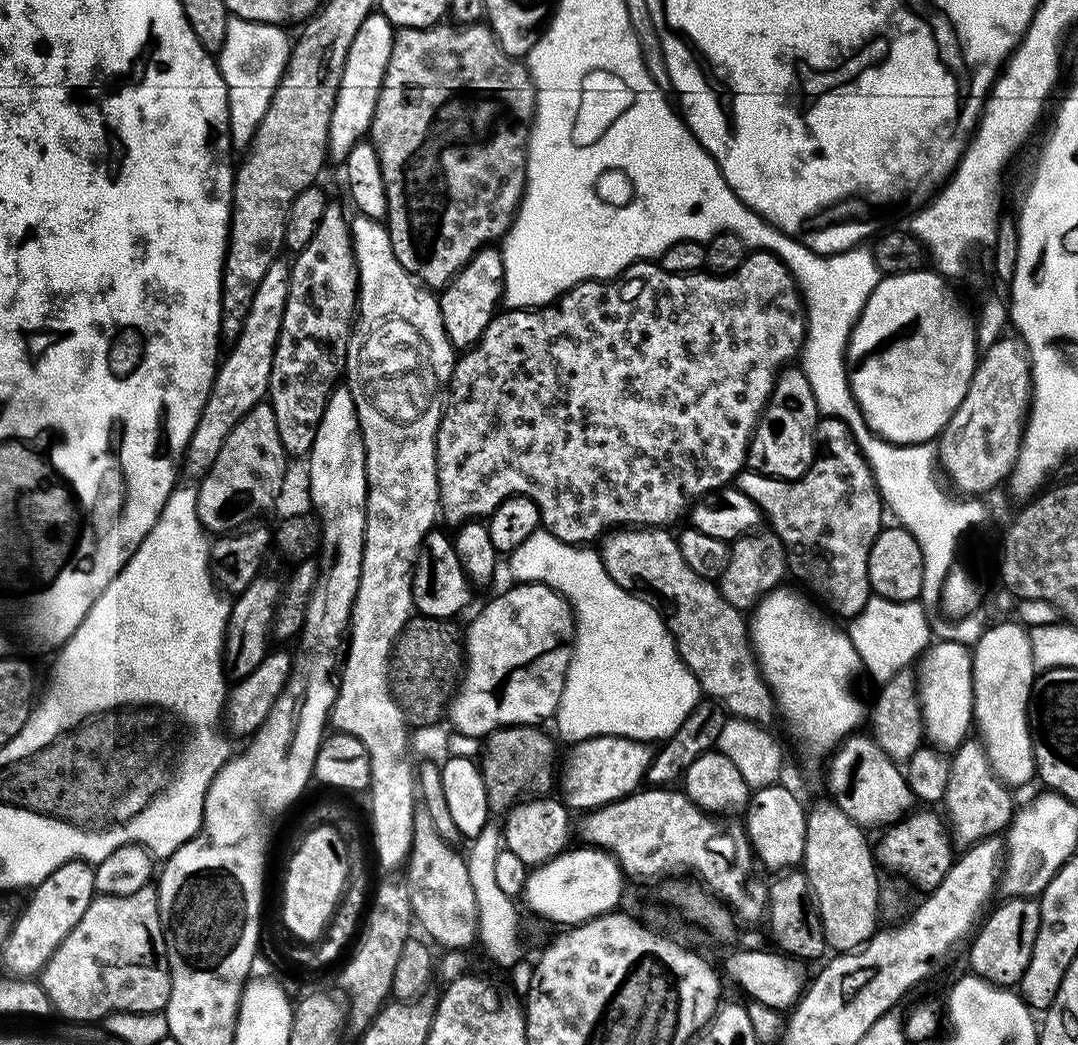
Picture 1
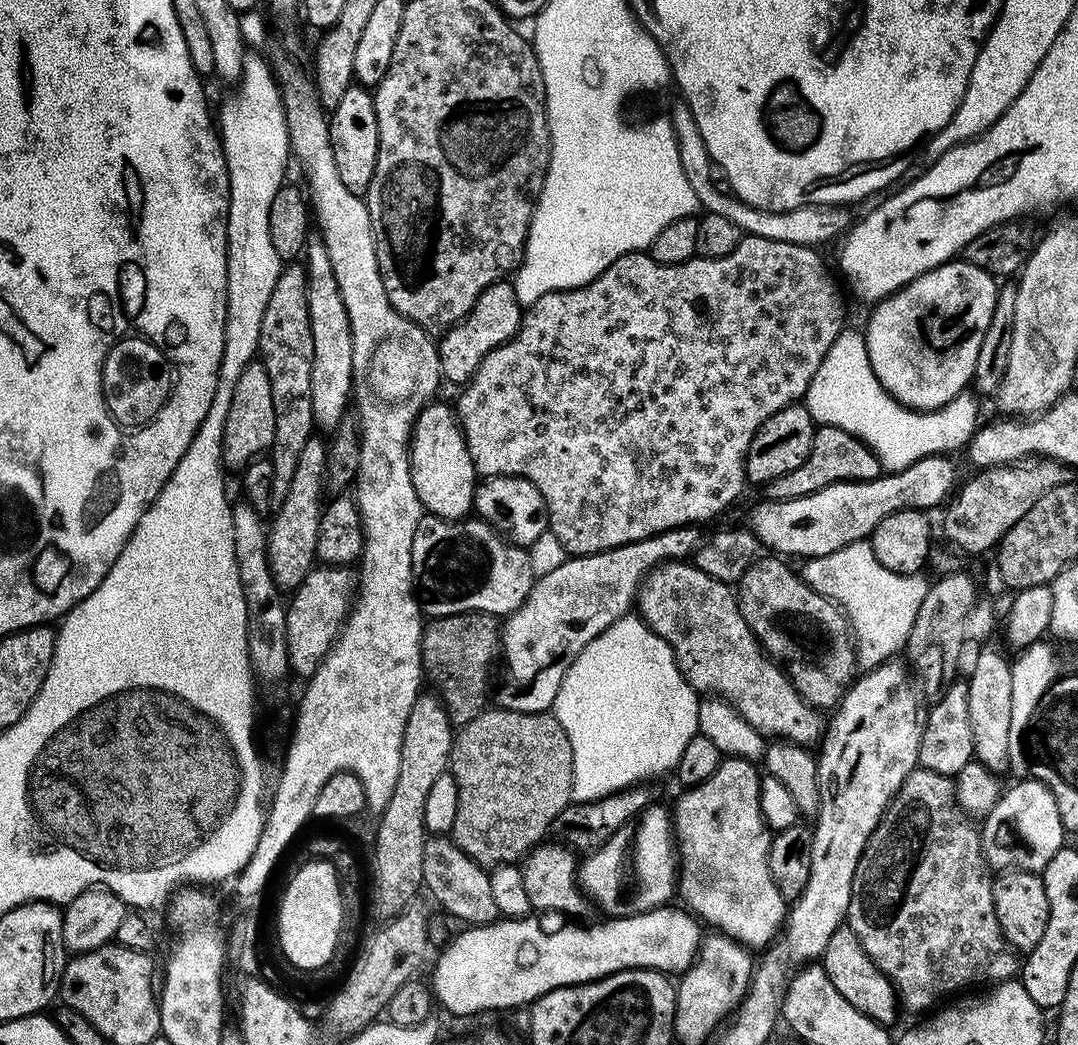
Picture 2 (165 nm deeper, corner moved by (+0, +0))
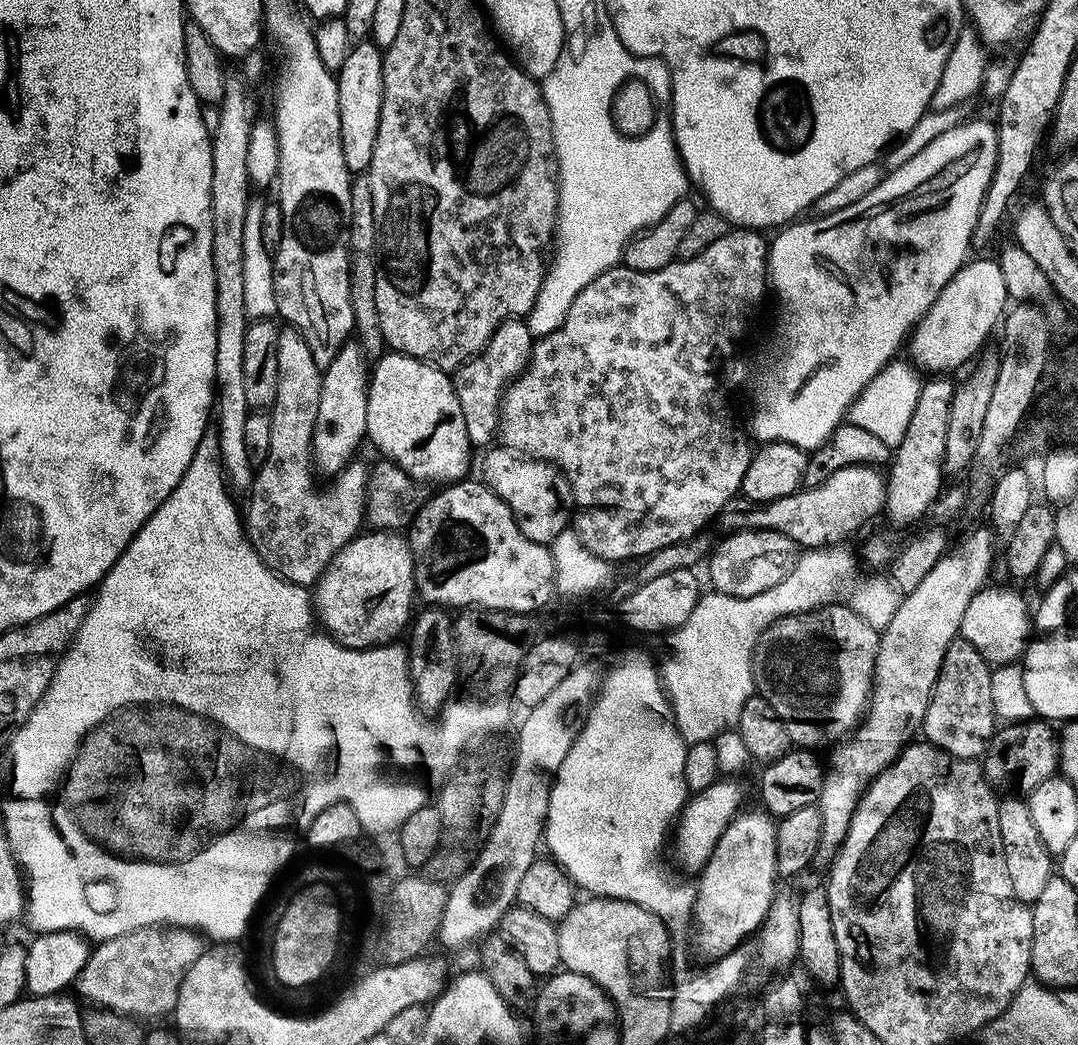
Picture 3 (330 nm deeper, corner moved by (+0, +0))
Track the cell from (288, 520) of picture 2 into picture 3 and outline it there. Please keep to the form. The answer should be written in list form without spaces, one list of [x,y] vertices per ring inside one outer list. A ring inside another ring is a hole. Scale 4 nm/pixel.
[[[345,342],[334,354],[334,362],[322,370],[318,418],[314,418],[312,435],[312,462],[319,471],[321,468],[327,474],[340,472],[353,461],[352,455],[359,450],[360,443],[365,443],[369,379],[370,361],[356,342]]]

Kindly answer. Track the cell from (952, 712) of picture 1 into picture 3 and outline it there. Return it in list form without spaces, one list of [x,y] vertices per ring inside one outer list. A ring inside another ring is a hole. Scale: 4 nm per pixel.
[[[986,586],[976,592],[960,623],[960,636],[992,666],[1015,663],[1027,649],[1032,630],[1030,608],[1025,600],[1006,586]]]

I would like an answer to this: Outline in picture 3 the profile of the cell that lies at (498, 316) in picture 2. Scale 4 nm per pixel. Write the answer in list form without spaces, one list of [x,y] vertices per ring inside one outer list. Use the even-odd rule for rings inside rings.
[[[523,319],[507,320],[494,330],[490,342],[486,342],[477,356],[456,369],[452,385],[458,394],[458,406],[462,406],[462,418],[466,421],[466,434],[473,446],[488,446],[497,439],[504,392],[528,365],[533,343],[531,327]]]

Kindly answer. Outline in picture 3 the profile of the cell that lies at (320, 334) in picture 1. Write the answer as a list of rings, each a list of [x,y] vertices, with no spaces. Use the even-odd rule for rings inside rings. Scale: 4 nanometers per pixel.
[[[291,326],[280,328],[278,334],[278,394],[271,406],[270,450],[266,462],[255,469],[252,487],[247,489],[248,505],[242,508],[244,535],[254,546],[258,558],[277,576],[311,589],[320,580],[320,575],[328,569],[333,560],[349,542],[361,531],[360,523],[365,523],[364,494],[368,491],[369,465],[358,462],[348,463],[340,472],[331,477],[325,488],[319,488],[312,477],[312,435],[314,418],[318,418],[318,394],[322,370],[310,354],[310,346],[302,338],[298,329]]]

